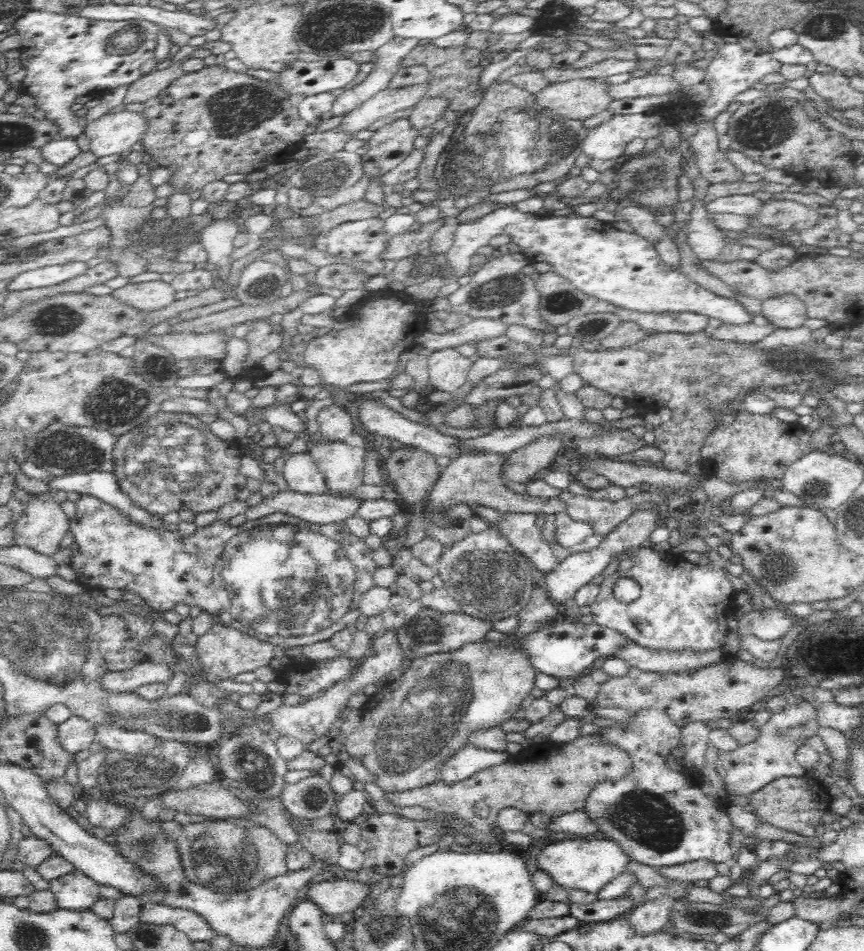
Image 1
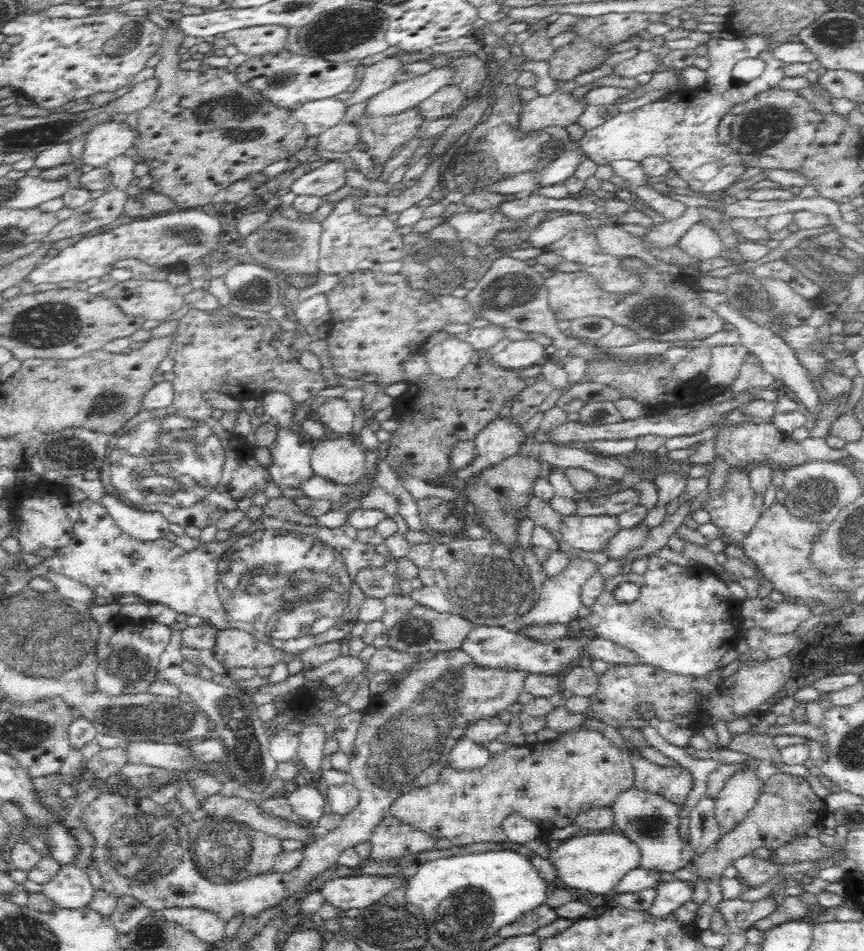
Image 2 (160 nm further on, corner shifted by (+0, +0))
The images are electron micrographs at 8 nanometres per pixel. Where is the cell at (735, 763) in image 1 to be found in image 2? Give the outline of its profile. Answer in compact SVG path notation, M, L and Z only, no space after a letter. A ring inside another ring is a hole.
M748 766L727 778L724 788L714 799L714 816L722 835L734 830L755 808L760 790L764 788L761 780Z

